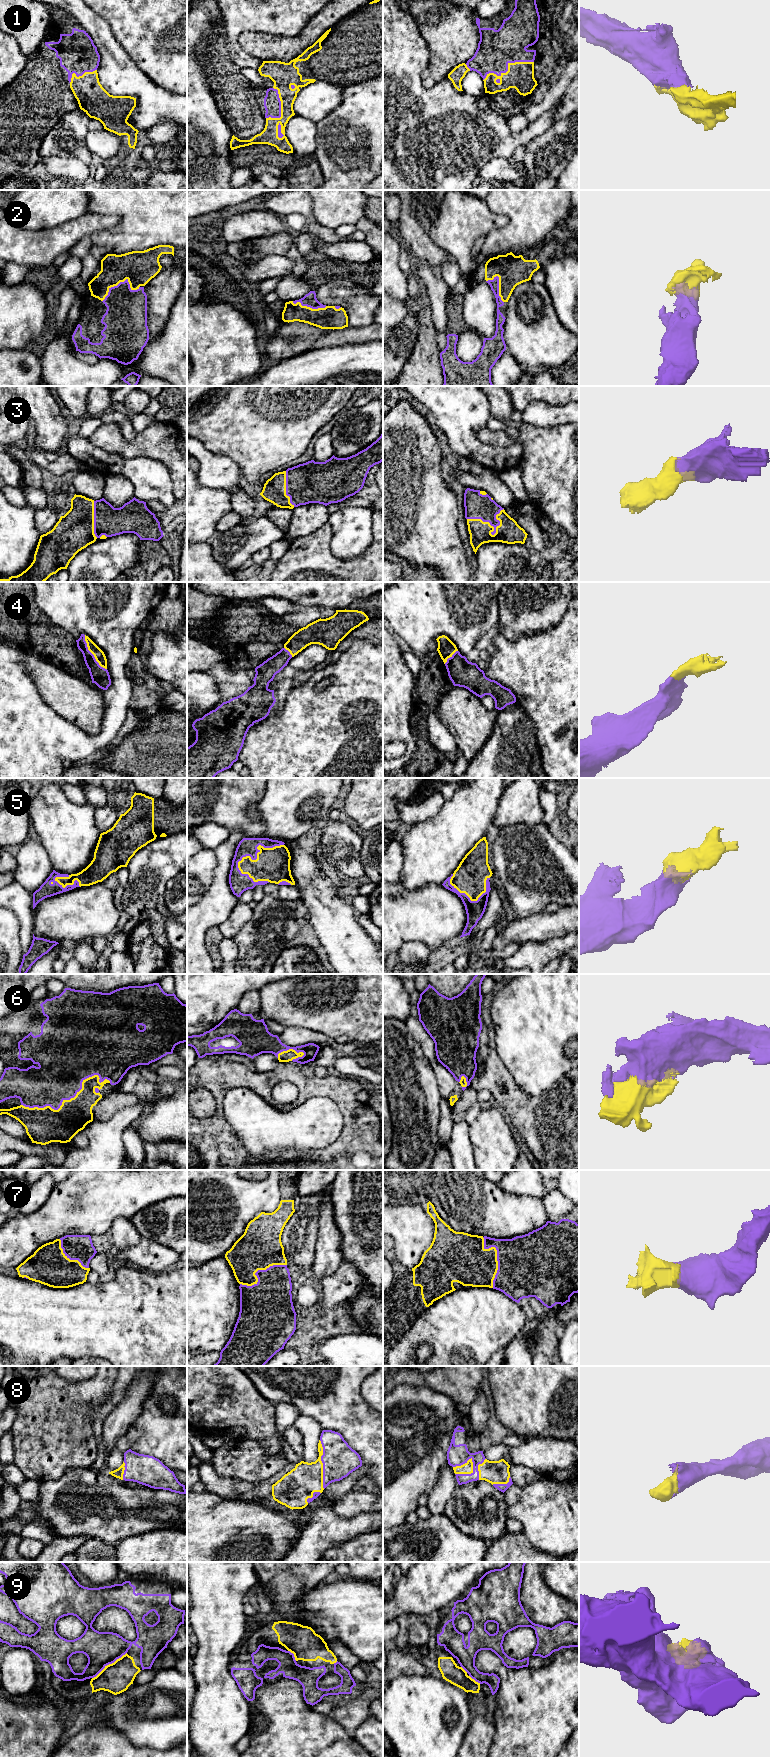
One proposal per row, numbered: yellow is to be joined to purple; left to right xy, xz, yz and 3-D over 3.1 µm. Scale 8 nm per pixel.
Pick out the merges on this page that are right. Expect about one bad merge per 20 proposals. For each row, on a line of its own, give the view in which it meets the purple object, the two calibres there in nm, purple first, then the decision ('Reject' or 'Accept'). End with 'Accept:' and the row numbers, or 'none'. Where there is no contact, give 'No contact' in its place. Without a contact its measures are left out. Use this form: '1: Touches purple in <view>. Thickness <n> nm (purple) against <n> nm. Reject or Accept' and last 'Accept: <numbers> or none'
1: Touches purple in yz. Thickness 300 nm (purple) against 220 nm. Accept
2: Touches purple in xy. Thickness 320 nm (purple) against 280 nm. Accept
3: Touches purple in yz. Thickness 200 nm (purple) against 180 nm. Accept
4: Touches purple in xy. Thickness 150 nm (purple) against 90 nm. Accept
5: Touches purple in xz. Thickness 140 nm (purple) against 280 nm. Accept
6: Touches purple in xy. Thickness 380 nm (purple) against 260 nm. Accept
7: Touches purple in yz. Thickness 480 nm (purple) against 360 nm. Accept
8: Touches purple in yz. Thickness 170 nm (purple) against 90 nm. Accept
9: Touches purple in xy. Thickness 280 nm (purple) against 240 nm. Accept
Accept: 1, 2, 3, 4, 5, 6, 7, 8, 9

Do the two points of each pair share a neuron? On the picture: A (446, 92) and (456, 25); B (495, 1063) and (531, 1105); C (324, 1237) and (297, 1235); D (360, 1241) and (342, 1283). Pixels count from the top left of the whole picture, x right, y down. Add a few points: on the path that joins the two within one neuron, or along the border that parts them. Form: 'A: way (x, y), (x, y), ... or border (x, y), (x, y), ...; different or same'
A: border (447, 76), (434, 85), (426, 87); different
B: way (497, 1074), (520, 1098); same
C: border (320, 1213), (316, 1251), (313, 1259); different
D: border (343, 1260), (357, 1269), (364, 1282); different

